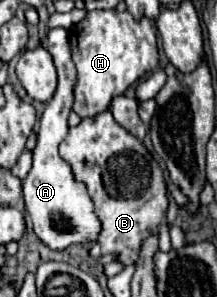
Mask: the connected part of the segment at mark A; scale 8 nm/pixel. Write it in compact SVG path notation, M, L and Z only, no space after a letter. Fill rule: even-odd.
M63 28L49 30L47 36L47 50L53 56L57 74L59 74L59 86L53 98L45 104L45 112L39 122L39 134L37 134L37 146L33 150L33 168L29 170L27 178L23 180L23 196L25 196L25 208L27 216L31 220L33 232L39 236L43 244L47 244L51 250L65 250L71 244L89 246L97 242L97 236L101 232L101 222L95 214L93 200L87 194L85 184L75 180L73 170L69 164L57 154L57 146L67 136L67 116L71 112L73 104L73 84L75 84L75 64L71 60L69 50L69 36Z

